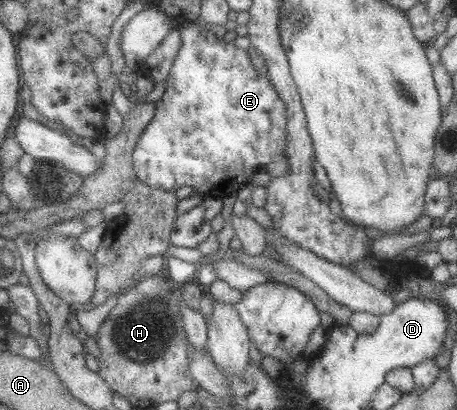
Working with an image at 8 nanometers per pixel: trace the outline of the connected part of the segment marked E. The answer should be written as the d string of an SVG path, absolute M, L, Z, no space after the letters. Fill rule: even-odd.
M178 22L176 27L179 34L179 47L176 56L170 65L169 73L165 80L165 90L162 96L154 103L154 114L148 126L137 136L136 145L131 155L132 170L137 180L150 186L152 189L168 190L175 192L180 186L190 186L191 190L203 197L221 198L235 193L240 184L249 181L250 177L259 169L265 168L267 164L280 163L284 160L284 149L286 145L286 116L284 114L284 104L272 90L269 80L256 72L250 56L246 50L235 47L231 41L223 38L216 38L213 32L206 29L202 23Z

